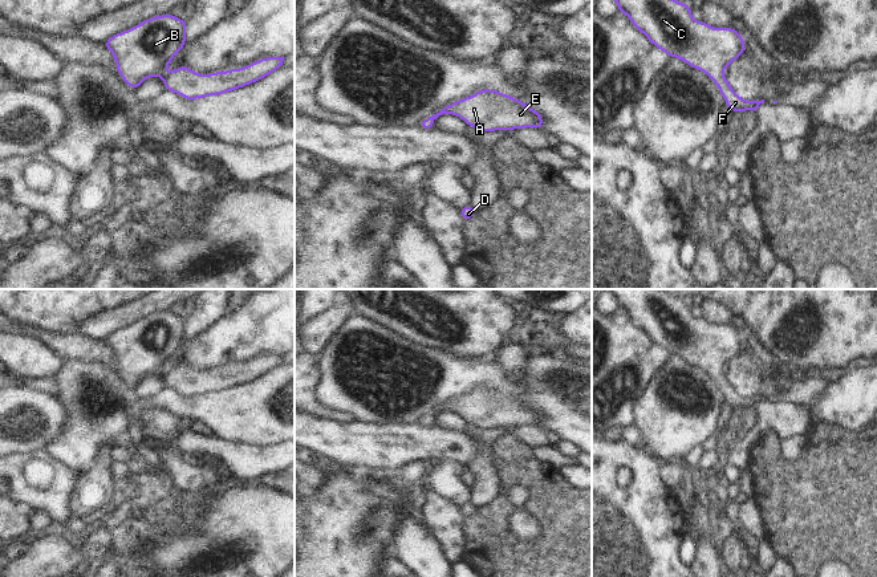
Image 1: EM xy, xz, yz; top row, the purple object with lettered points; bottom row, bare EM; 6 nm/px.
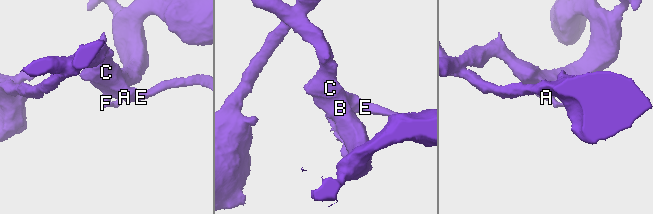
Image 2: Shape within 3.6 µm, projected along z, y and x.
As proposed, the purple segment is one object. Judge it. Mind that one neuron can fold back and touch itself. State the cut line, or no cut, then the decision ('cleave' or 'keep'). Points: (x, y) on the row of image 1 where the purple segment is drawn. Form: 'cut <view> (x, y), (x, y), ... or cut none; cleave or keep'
cut none; keep

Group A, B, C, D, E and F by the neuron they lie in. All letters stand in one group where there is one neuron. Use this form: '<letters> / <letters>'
A B C D E F

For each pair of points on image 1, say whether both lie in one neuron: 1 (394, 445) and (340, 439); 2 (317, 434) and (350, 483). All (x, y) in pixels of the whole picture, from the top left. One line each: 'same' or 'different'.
1: same
2: different

